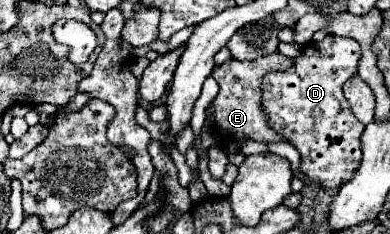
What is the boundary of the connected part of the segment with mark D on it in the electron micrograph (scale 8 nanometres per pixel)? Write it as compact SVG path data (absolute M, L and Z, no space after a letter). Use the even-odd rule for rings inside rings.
M329 34L321 42L305 44L301 54L293 60L291 70L277 70L273 74L263 76L263 110L267 114L269 126L289 140L301 154L299 172L303 172L307 178L317 182L321 188L335 190L343 182L351 180L351 174L355 174L355 166L361 158L361 132L363 124L351 114L351 108L343 96L343 84L357 74L357 64L361 58L359 44L351 38Z

